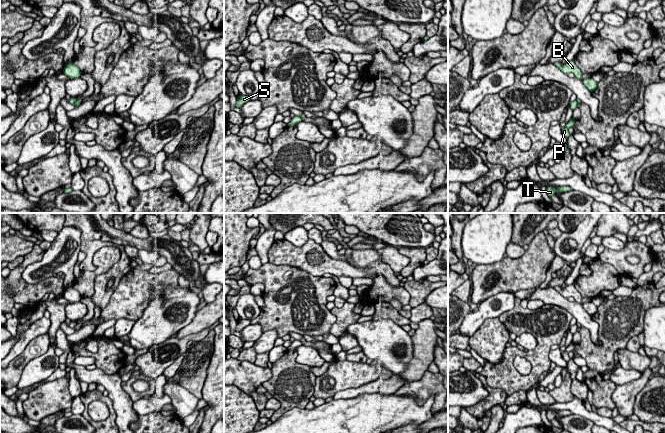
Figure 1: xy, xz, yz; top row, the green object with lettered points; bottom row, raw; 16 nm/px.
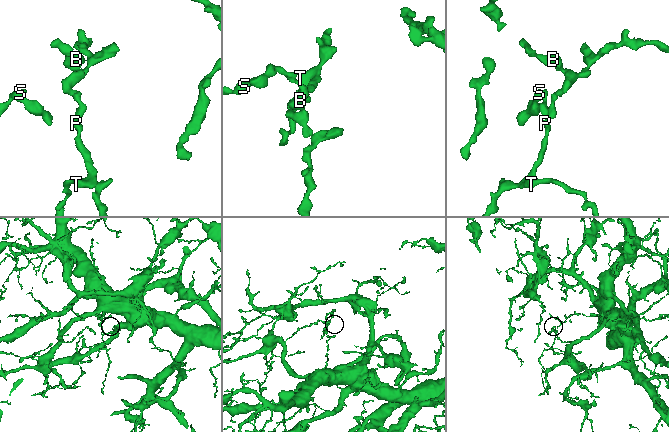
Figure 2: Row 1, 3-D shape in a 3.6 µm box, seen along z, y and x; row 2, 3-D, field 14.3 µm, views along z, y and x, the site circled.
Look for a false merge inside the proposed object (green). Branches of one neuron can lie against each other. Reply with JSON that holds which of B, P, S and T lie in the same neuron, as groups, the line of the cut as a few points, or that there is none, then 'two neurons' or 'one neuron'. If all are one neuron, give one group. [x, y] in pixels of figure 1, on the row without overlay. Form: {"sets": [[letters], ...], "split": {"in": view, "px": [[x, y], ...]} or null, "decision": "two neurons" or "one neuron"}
{"sets": [["B", "S"], ["P", "T"]], "split": {"in": "xy", "px": [[78, 323], [74, 328]]}, "decision": "two neurons"}

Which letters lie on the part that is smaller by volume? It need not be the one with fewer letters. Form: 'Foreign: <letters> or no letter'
Foreign: P, T

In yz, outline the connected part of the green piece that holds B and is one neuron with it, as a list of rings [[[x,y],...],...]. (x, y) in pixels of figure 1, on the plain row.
[[[569,285],[565,289],[562,289],[561,286],[555,286],[554,289],[556,289],[563,297],[569,298],[573,297],[575,302],[582,304],[582,296],[581,294],[576,290],[574,285]]]

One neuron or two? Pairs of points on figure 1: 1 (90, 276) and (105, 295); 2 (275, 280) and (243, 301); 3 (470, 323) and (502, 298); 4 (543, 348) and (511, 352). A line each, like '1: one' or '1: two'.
1: two
2: two
3: one
4: one

